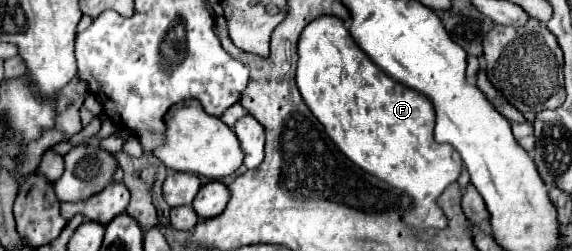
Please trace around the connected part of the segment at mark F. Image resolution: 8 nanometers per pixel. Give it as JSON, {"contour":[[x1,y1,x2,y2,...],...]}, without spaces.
{"contour":[[320,16,304,28,298,56,298,90,334,144,362,170,410,194,414,206,404,214,406,224,416,228,446,228,446,216,436,198,448,184,458,180,462,158,452,146,434,140,432,102,382,72,358,48,336,16]]}

